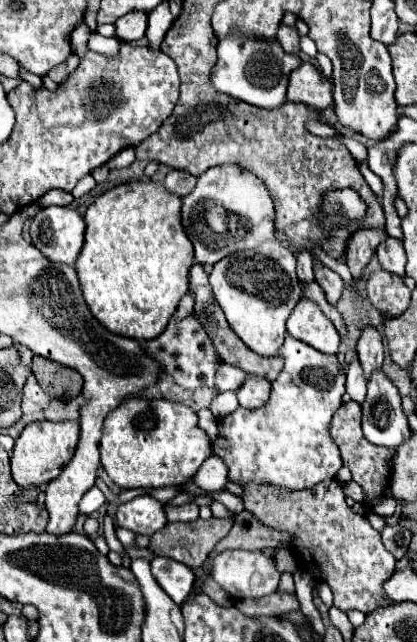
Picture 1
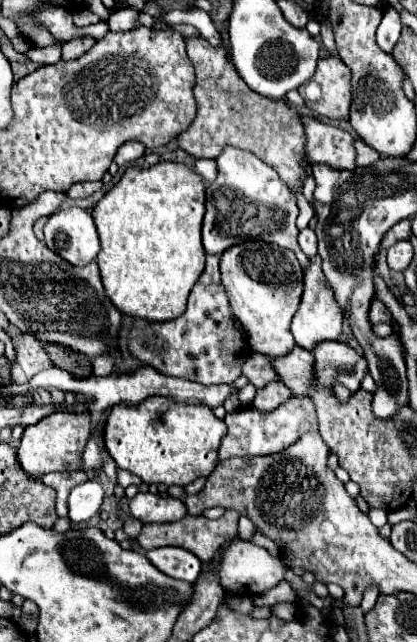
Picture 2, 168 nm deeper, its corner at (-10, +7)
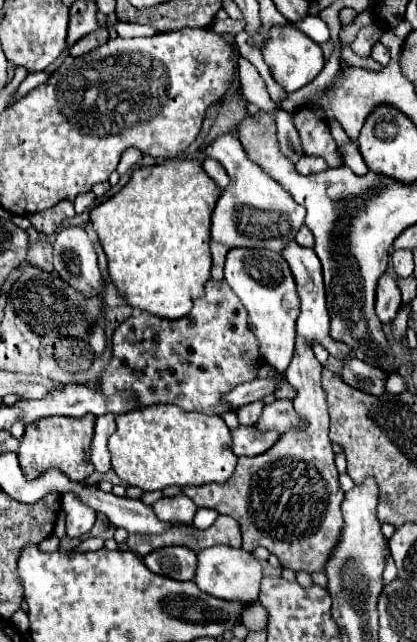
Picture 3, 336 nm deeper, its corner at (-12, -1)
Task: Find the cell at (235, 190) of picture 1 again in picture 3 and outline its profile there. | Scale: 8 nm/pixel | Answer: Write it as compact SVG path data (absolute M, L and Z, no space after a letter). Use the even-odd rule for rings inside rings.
M226 133L216 137L212 143L208 143L206 155L218 159L230 175L230 185L218 199L212 213L212 241L228 247L268 247L272 251L282 251L288 243L286 239L294 239L296 231L304 225L306 209L298 205L278 181L266 175L260 165L246 157L234 135Z

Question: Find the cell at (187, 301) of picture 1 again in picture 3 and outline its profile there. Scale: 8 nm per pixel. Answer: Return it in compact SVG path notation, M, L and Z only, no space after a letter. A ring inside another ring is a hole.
M214 241L214 243L210 243L210 249L212 249L212 279L218 279L220 281L220 279L224 279L222 269L224 269L228 247Z

